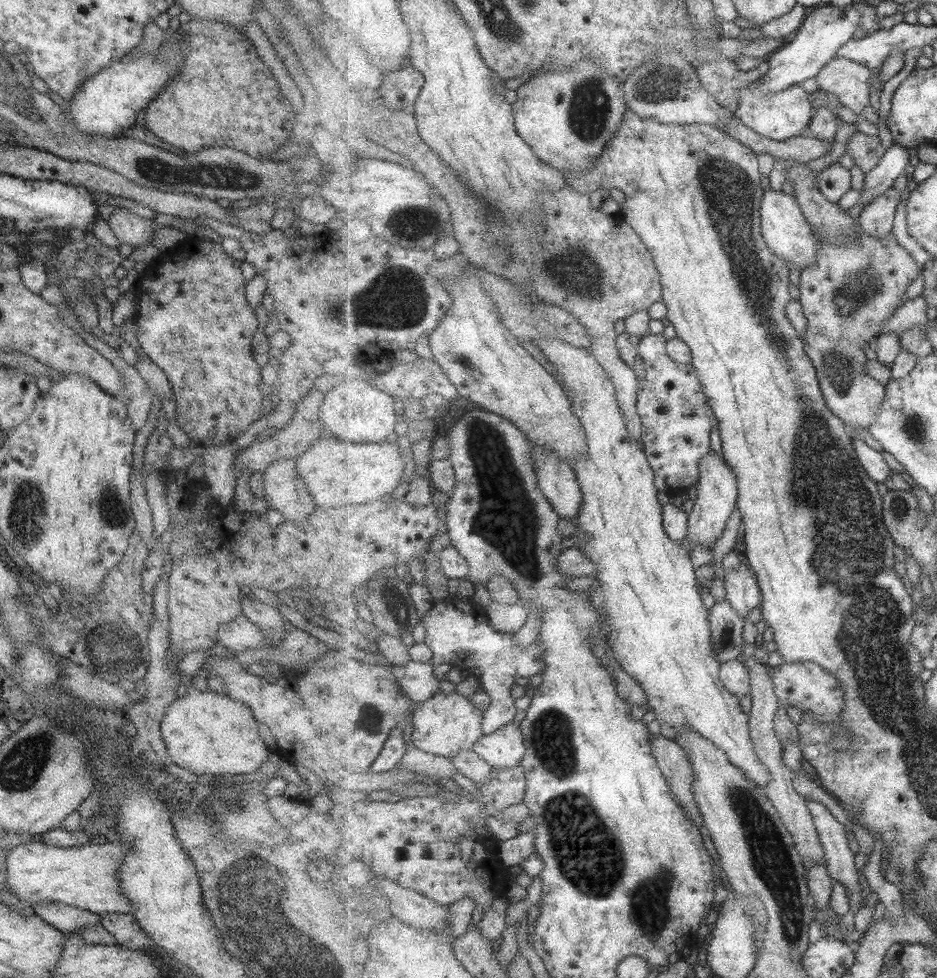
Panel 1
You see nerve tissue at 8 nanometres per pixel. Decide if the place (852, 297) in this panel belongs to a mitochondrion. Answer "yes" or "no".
yes

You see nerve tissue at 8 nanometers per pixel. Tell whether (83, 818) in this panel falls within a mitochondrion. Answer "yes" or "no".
no

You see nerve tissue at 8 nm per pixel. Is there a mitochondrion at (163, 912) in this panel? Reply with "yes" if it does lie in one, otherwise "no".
no

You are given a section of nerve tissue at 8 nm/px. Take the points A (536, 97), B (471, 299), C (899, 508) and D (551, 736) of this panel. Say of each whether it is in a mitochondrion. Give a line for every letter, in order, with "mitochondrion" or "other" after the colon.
A: other
B: other
C: mitochondrion
D: mitochondrion

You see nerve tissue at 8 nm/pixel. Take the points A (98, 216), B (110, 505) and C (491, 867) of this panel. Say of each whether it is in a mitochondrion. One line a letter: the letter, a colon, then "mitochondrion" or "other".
A: other
B: mitochondrion
C: other

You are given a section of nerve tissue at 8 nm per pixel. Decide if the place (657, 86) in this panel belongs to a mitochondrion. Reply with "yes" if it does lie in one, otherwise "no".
yes

